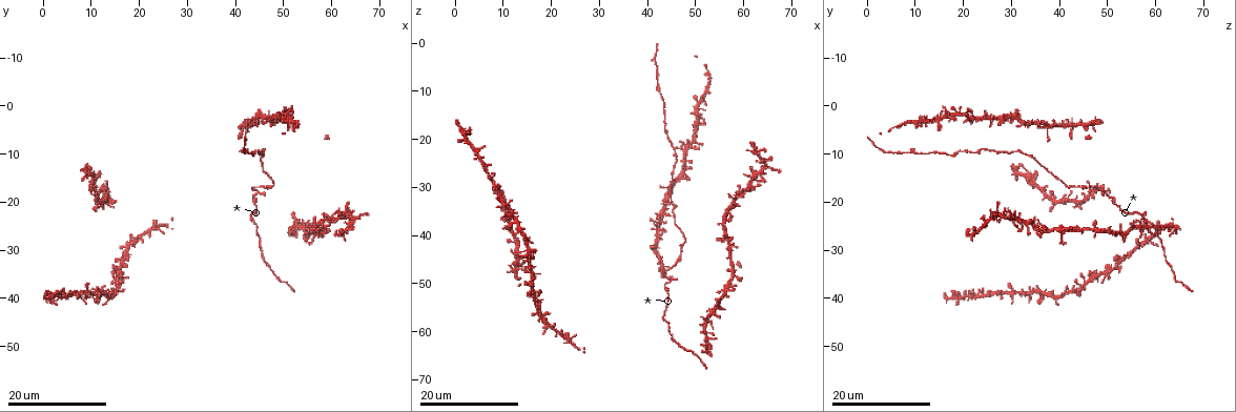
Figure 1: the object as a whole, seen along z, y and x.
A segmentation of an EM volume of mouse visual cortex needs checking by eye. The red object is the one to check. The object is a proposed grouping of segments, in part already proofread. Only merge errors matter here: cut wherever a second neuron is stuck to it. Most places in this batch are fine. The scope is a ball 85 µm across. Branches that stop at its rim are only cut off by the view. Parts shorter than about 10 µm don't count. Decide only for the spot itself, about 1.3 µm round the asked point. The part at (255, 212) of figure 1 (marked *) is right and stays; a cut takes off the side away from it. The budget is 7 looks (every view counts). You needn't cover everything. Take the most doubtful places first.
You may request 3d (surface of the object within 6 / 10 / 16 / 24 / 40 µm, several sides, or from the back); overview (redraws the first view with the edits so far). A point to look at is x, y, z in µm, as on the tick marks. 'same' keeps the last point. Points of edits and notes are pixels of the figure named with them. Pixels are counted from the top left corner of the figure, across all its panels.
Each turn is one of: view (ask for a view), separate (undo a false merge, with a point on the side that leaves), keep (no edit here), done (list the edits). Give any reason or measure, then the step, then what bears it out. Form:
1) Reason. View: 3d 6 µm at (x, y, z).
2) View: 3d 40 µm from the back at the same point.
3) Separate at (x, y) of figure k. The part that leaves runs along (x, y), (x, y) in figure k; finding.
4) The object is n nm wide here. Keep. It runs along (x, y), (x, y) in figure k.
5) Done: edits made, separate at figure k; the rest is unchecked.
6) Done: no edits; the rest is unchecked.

Four-way junction. View: 3d 16 µm at (51.5, 26.0, 60.0).

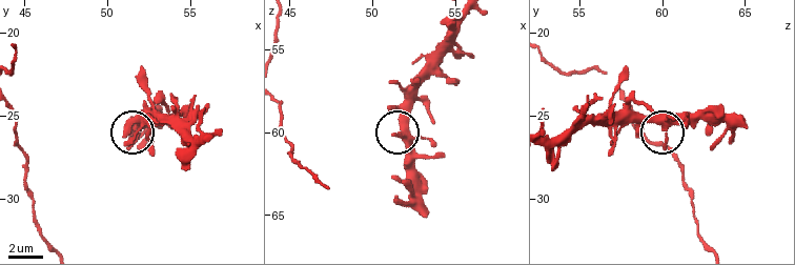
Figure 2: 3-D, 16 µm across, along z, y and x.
View: 3d 6 µm at (51.8, 25.7, 60.1).

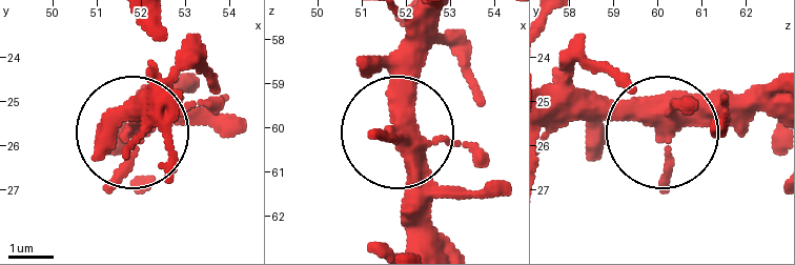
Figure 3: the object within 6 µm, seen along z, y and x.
4 arms meet here. Keep. Continuous, no second neuron.

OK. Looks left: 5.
Side arm on a straight run. View: 3d 24 µm at (47.5, 2.5, 26.0).

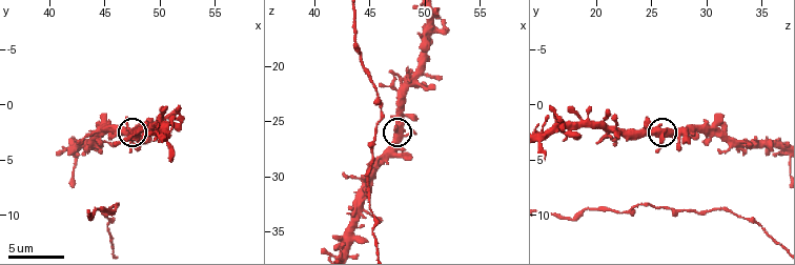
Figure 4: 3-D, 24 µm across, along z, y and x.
Zoom in. View: 3d 10 µm at (47.6, 2.6, 26.4).

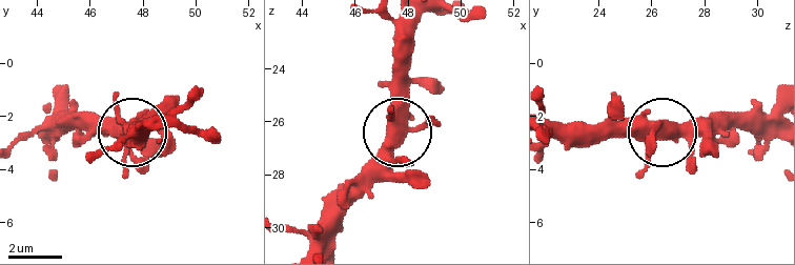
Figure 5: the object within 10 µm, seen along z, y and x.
Keep. Continuous, no second neuron.

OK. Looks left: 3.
View: 3d 10 µm at (46.2, 8.8, 24.6).

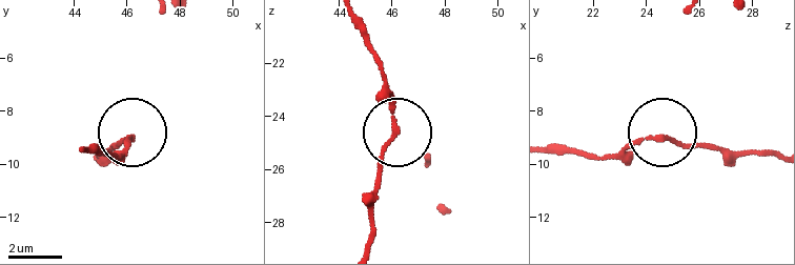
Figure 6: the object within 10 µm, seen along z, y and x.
View: 3d 10 µm from the back at (46.1, 9.0, 24.6).

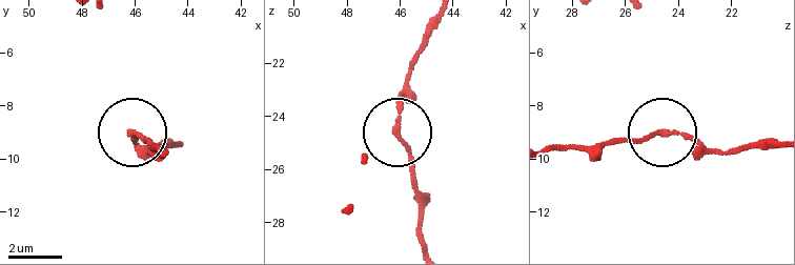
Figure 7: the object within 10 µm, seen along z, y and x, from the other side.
The object is 150 nm wide here. Keep. It runs along (426, 243), (414, 162), (394, 128), (408, 62) in figure 7; all the same neuron.

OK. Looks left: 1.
Done: no edits; the rest is unchecked.

